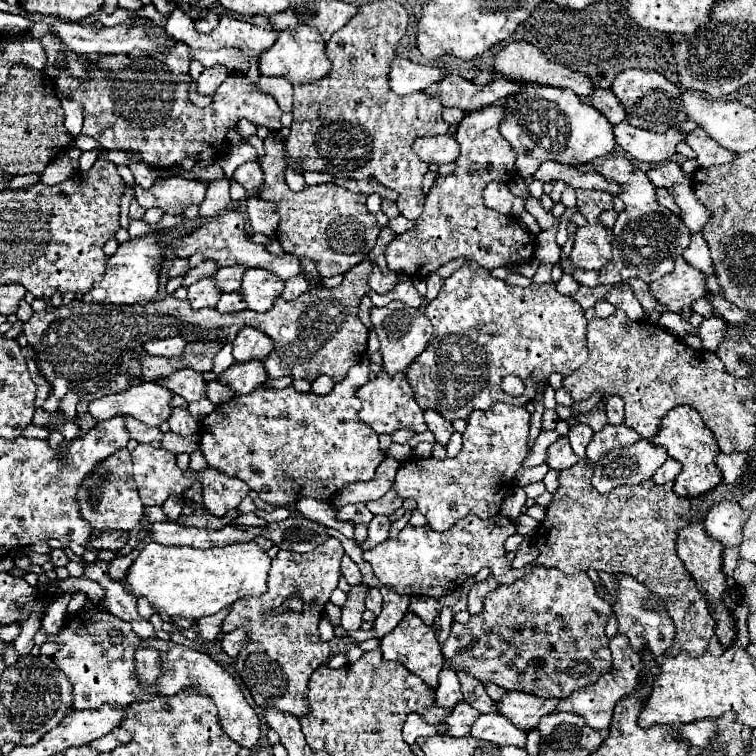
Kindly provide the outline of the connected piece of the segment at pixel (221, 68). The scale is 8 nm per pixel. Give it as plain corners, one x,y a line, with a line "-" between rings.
215,65
211,69
203,69
203,73
197,79
197,93
211,95
217,91
217,87
227,79
229,71
225,65

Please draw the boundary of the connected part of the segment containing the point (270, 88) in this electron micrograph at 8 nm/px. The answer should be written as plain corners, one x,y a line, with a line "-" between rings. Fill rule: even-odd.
259,75
255,85
259,91
275,97
283,111
291,111
291,107
293,107
293,85
287,79
279,79
279,77
273,79
273,77

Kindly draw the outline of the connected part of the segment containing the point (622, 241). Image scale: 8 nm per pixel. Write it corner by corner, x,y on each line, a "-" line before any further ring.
605,155
597,165
597,173
601,173
607,181
621,185
619,197
625,203
625,209
619,213
611,233
615,243
615,255
609,263
605,263
599,271
603,285
615,285
623,279
637,277
645,283
651,283
665,273
673,271
675,257
683,255
691,241
691,231
687,229
681,215
671,213
667,207
657,203
657,187
647,179
647,175
625,155

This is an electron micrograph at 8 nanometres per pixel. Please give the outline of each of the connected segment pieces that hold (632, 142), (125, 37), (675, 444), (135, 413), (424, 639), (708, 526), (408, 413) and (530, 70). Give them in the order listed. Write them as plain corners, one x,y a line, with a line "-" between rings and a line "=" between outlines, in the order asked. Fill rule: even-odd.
621,121
613,127
615,143
625,155
641,163
667,161
675,153
675,145
685,139
685,133
677,129
667,129
665,133
653,133
633,127
629,121
=
57,21
55,25
51,25
55,37
67,45
71,51
75,51
77,55
115,55
115,53
131,53
133,49
141,49
141,51
153,51
153,49
161,49
165,51
167,47
171,47
173,39
169,35
165,35
163,27
127,27
127,25
117,25
117,27
103,27
103,29
95,29
95,25
79,25
79,23
71,23
71,21
=
687,405
675,407
671,413
667,413
661,419
661,431
651,441
655,445
665,447
667,453
683,465
683,471
675,479
675,493
679,497
699,497
719,485
721,471
715,465
715,457
719,455
719,447
717,447
713,433
705,427
701,415
695,409
691,409
=
137,383
121,393
109,393
89,403
89,413
97,421
105,421
117,415
131,415
145,425
159,427
169,419
171,391
155,383
=
407,613
401,623
391,631
387,633
383,639
381,639
381,653
383,653
383,659
385,661
397,661
401,663
403,667
407,667
411,673
419,675
431,689
437,687
437,675
439,671
443,669
443,653
441,653
441,645
437,641
437,633
433,627
425,625
421,621
419,615
415,613
=
717,503
709,509
709,521
705,517
705,531
709,537
721,541
725,547
741,543
743,525
749,519
749,513
743,511
737,503
=
381,371
367,385
359,387
355,395
363,403
363,407
359,411
359,419
363,419
375,433
393,433
403,427
413,429
417,433
423,433
427,429
427,423
423,419
423,411
419,409
419,405
415,401
413,387
409,385
405,375
395,375
395,379
391,379
385,371
=
523,39
507,43
499,53
493,55
493,71
497,75
503,75
505,79
511,79
511,81
553,85
553,87
561,87
561,89
571,89
575,95
585,95
585,97
587,97
587,91
591,91
591,87
593,87
593,83
585,75
549,61
545,57
545,53
539,51
539,47
535,47
535,45
531,45
531,43
523,41

